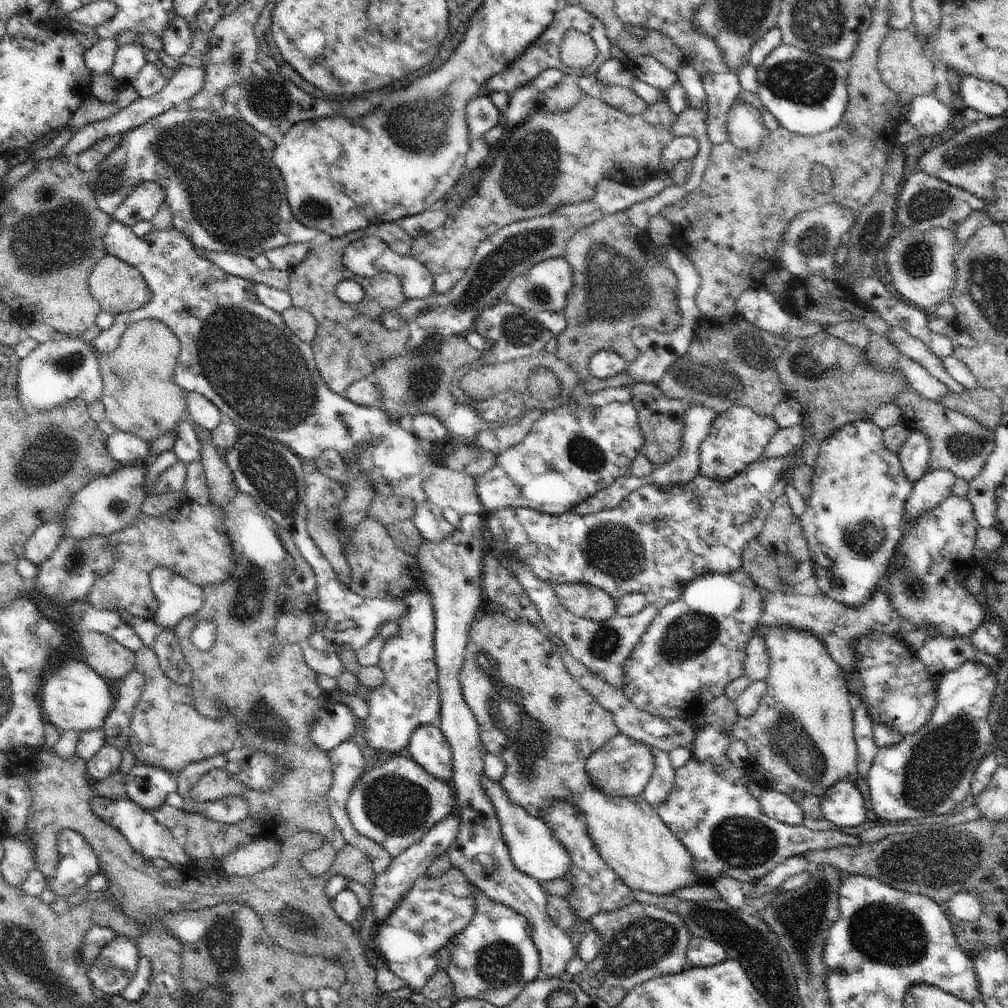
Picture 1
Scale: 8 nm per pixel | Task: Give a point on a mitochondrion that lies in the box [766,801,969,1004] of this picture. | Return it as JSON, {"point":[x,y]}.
{"point":[886,935]}

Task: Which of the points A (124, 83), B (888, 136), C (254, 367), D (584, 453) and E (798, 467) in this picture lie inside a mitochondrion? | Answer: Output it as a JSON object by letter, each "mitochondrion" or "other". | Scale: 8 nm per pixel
{"A":"other","B":"other","C":"mitochondrion","D":"mitochondrion","E":"other"}

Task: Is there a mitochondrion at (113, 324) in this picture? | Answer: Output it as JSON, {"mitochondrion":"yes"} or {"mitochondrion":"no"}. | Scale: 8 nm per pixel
{"mitochondrion":"no"}

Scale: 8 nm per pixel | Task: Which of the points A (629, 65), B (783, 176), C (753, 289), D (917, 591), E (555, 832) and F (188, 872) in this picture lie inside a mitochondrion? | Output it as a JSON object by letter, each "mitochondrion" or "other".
{"A":"other","B":"mitochondrion","C":"other","D":"mitochondrion","E":"other","F":"other"}

